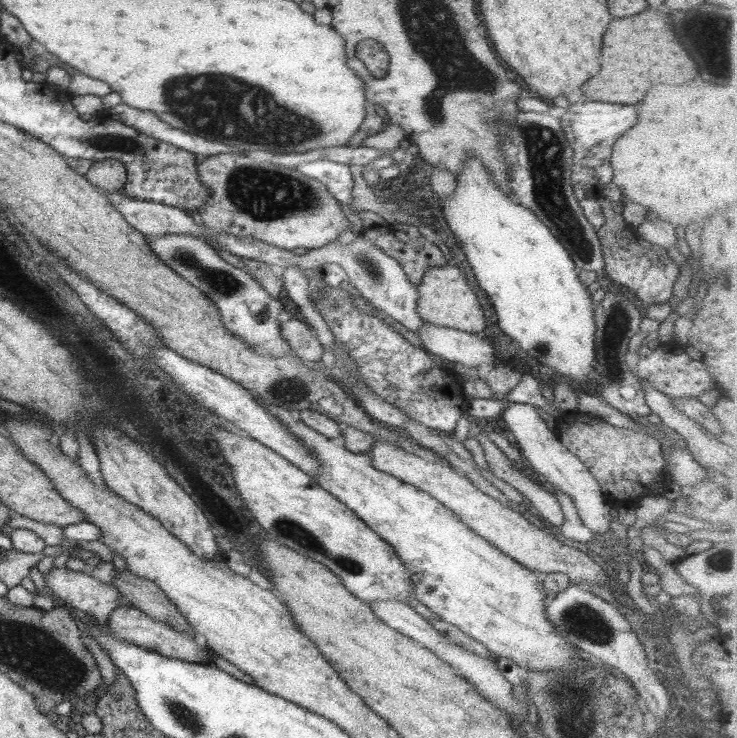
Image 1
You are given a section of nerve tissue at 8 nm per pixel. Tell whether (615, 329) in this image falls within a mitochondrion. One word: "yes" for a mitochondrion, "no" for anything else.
yes

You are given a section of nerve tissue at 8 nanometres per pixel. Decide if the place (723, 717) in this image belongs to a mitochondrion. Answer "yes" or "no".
no

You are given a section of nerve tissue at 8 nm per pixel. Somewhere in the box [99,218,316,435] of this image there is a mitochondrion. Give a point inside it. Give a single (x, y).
(224, 283)

